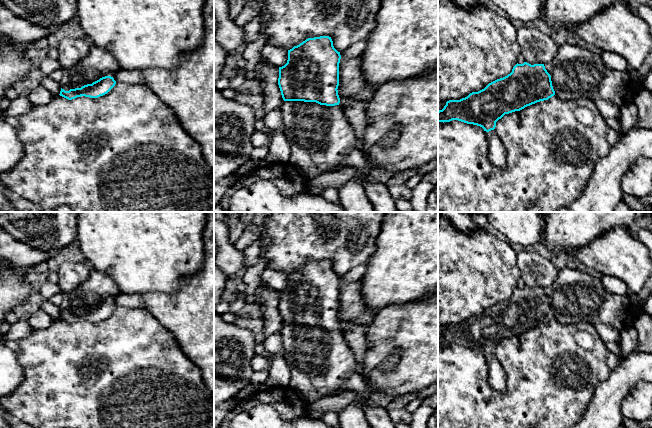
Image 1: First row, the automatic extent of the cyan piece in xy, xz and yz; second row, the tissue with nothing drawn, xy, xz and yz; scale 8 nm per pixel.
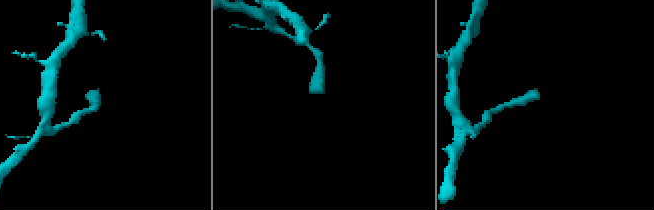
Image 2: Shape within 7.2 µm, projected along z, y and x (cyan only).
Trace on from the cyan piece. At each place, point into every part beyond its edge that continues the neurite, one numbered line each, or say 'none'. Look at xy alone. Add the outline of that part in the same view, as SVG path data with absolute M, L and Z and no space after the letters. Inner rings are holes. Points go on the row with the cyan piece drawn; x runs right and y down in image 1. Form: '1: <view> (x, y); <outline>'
1: xy (98, 63); M92 45L88 54L71 68L64 69L60 86L65 91L92 84L105 76L114 78L121 67L106 49Z

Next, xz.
1: xz (321, 139); M284 101L281 115L285 125L284 134L291 151L288 163L296 167L307 180L324 173L335 172L345 166L352 166L359 171L366 169L367 158L355 147L357 136L344 113L344 108L340 105Z

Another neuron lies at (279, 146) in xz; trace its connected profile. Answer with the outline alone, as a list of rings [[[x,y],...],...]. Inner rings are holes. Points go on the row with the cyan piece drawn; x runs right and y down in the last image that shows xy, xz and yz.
[[[269,129],[271,141],[269,152],[276,158],[278,163],[288,163],[291,155],[289,142],[284,133]]]

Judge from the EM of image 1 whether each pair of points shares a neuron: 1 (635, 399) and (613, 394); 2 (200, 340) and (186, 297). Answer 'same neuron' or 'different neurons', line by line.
1: different neurons
2: same neuron

